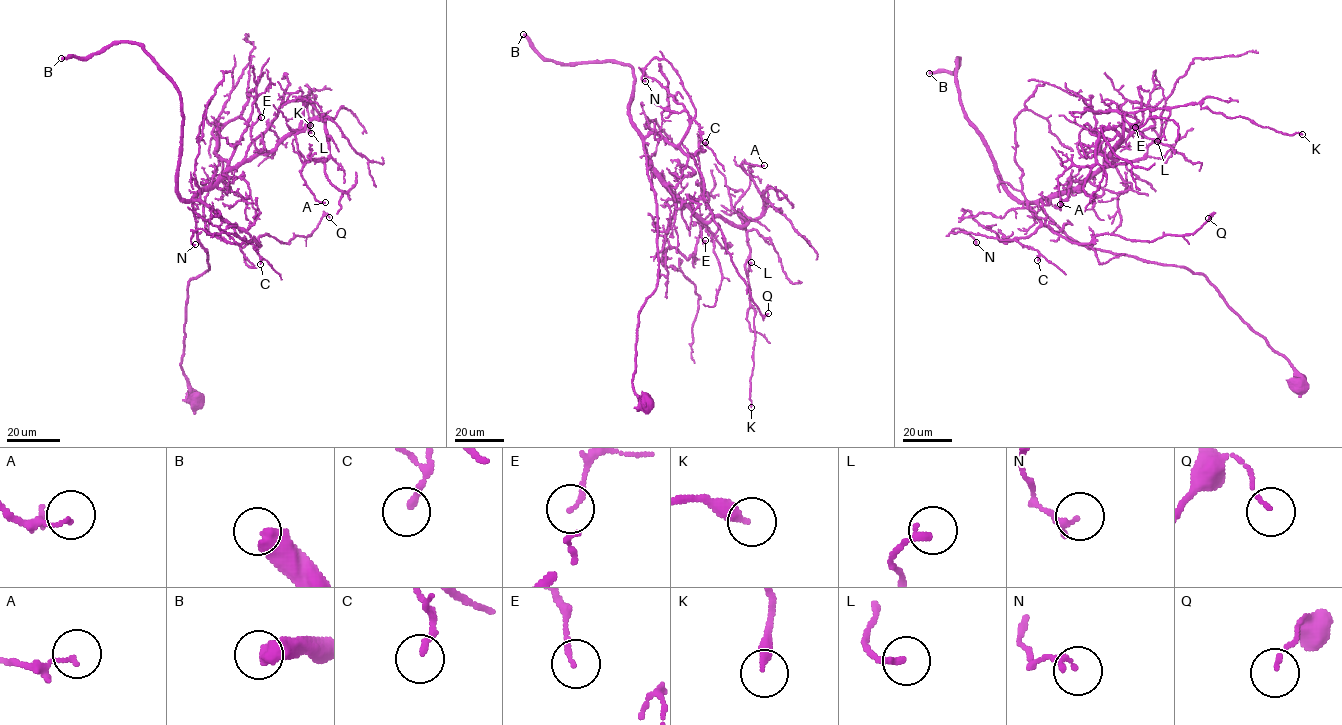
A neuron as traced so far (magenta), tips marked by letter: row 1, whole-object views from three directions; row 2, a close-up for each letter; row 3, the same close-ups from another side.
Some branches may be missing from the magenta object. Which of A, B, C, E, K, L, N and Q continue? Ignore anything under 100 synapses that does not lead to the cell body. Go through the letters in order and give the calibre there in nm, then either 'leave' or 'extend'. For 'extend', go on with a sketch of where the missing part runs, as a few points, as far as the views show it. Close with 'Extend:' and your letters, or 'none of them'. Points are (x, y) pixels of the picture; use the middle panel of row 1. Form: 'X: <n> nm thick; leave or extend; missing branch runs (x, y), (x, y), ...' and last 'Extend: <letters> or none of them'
A: 110 nm thick; leave
B: 600 nm thick; extend
C: 190 nm thick; leave
E: 140 nm thick; leave
K: 320 nm thick; leave
L: 190 nm thick; leave
N: 180 nm thick; leave
Q: 90 nm thick; leave
Extend: B

